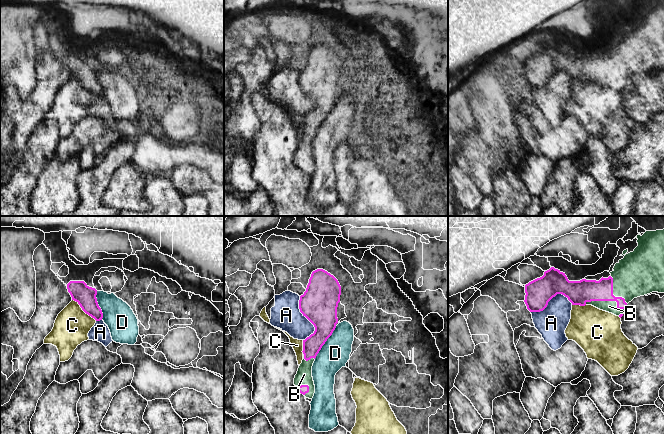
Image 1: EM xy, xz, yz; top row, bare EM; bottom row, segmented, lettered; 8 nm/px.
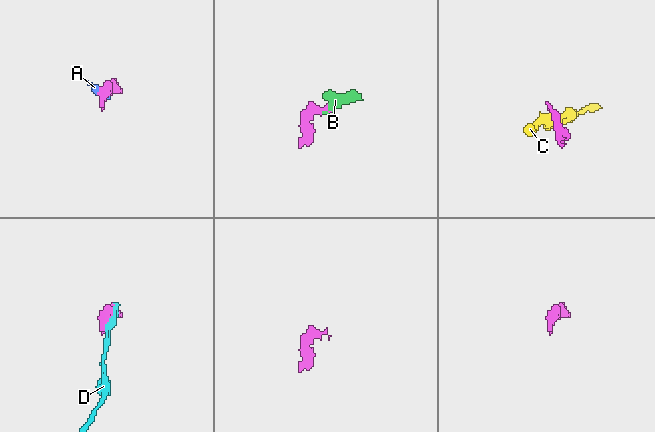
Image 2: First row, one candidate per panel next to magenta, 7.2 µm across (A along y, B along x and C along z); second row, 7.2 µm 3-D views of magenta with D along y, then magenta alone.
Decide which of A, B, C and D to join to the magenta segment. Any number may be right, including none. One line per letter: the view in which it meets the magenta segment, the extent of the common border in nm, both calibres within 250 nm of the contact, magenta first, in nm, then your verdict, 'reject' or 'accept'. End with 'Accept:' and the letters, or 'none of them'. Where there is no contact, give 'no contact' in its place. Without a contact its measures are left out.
A: xz | 360 nm | 300/240 nm | reject
B: yz | 320 nm | 190/100 nm | accept
C: xy | 260 nm | 160/280 nm | reject
D: xz | 320 nm | 240/240 nm | reject
Accept: B

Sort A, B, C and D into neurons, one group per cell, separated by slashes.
A / B / C / D

